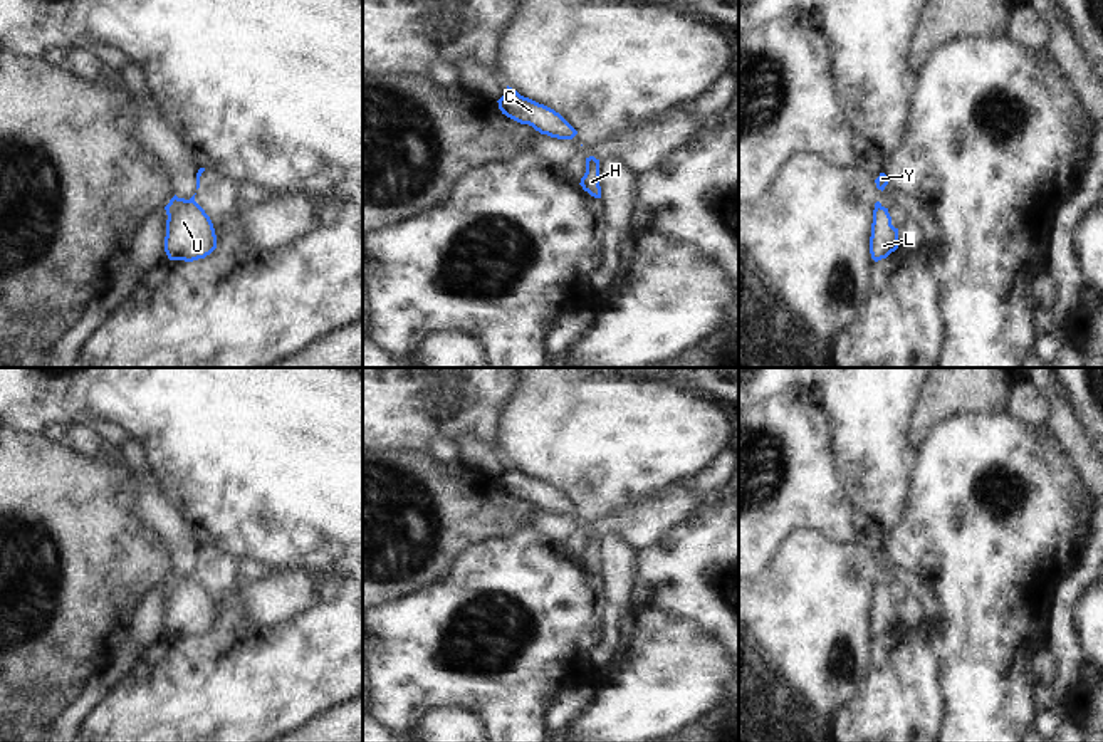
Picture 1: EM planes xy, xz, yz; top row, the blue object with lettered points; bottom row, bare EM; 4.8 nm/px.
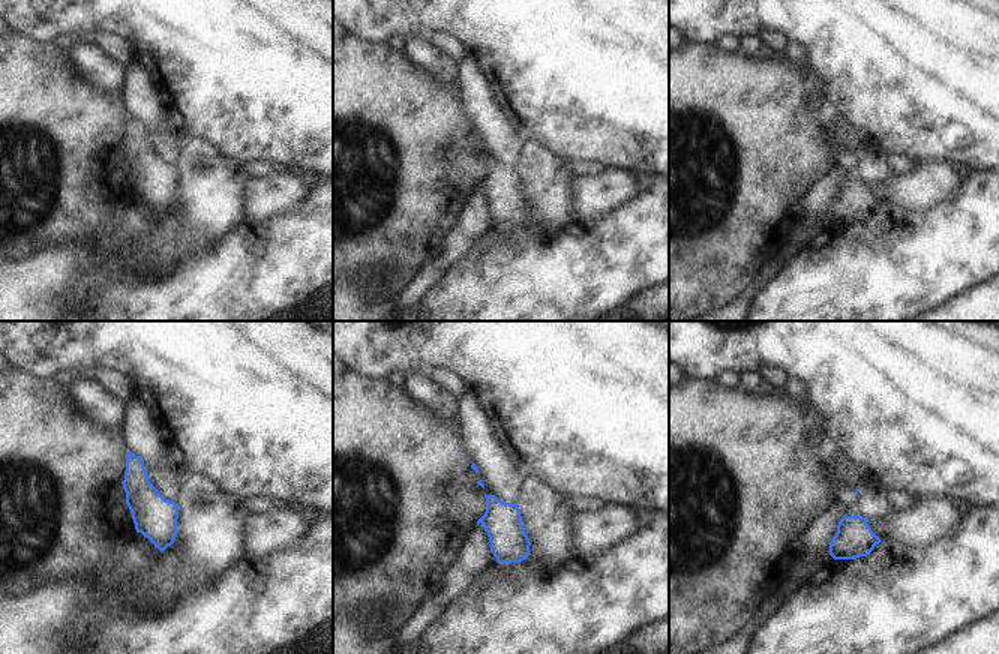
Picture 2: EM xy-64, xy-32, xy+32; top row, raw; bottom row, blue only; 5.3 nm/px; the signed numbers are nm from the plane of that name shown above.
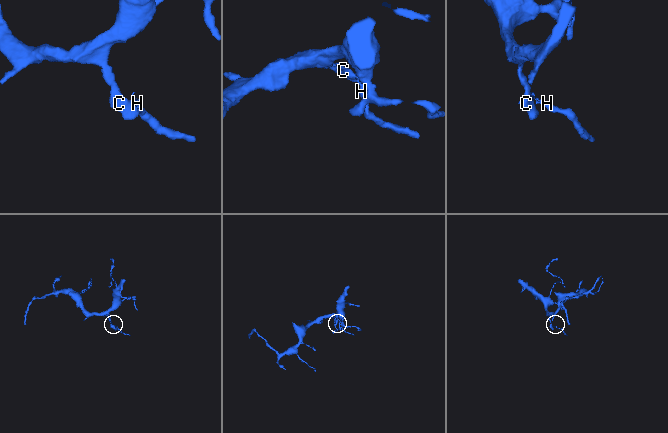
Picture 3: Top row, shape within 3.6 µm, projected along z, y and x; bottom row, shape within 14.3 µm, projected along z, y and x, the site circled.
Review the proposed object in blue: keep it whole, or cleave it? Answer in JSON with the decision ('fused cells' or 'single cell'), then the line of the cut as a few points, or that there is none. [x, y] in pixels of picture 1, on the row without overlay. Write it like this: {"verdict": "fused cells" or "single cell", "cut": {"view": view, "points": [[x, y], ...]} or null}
{"verdict": "fused cells", "cut": {"view": "xy", "points": [[190, 574], [210, 598]]}}

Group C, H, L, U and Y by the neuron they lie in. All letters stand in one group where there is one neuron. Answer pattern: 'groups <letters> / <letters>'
groups C L U / H Y

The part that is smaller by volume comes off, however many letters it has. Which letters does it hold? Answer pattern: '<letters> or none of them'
H, Y

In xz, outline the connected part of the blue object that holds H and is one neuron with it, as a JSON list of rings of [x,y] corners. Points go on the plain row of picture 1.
[[[594,532],[586,534],[586,549],[581,554],[584,567],[588,567],[594,574],[601,574],[601,562],[599,562],[599,536]]]

